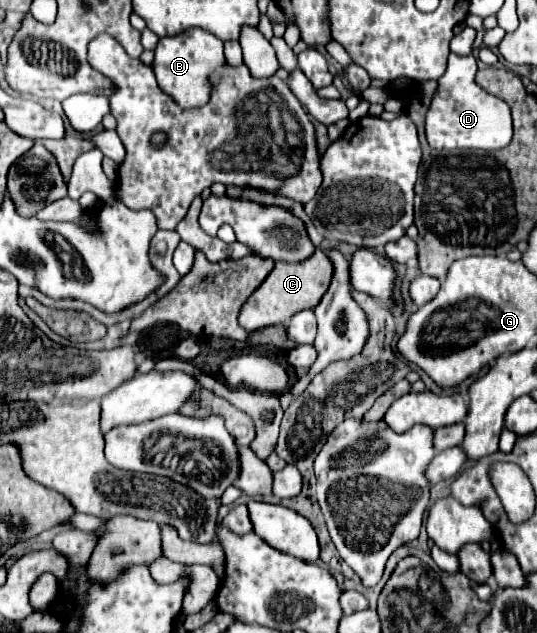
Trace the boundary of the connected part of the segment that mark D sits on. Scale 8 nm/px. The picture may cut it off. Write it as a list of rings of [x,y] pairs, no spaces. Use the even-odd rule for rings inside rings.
[[[455,53],[449,55],[447,71],[437,79],[437,91],[431,99],[427,117],[425,117],[425,133],[429,145],[438,151],[464,149],[503,149],[511,143],[513,127],[511,127],[511,111],[505,101],[489,95],[475,83],[477,59],[473,55],[459,57]]]

